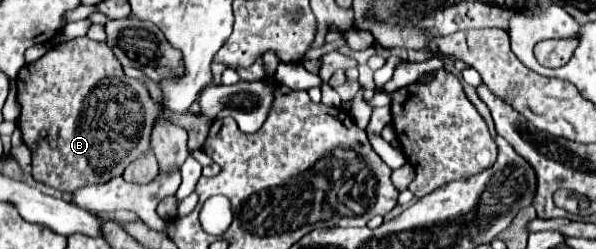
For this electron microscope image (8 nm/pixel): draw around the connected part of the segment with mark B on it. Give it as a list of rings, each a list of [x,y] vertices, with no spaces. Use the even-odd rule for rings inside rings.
[[[87,36],[69,40],[65,44],[53,46],[45,56],[41,56],[33,64],[25,64],[17,76],[17,98],[21,104],[19,128],[23,132],[23,140],[27,146],[33,148],[33,178],[53,186],[63,192],[75,192],[77,188],[107,182],[113,176],[123,174],[123,170],[139,158],[143,152],[151,150],[151,130],[157,118],[170,117],[169,120],[187,130],[189,134],[189,150],[199,150],[207,140],[211,120],[195,114],[173,114],[163,112],[153,101],[147,86],[141,80],[129,78],[123,72],[119,60],[111,54],[105,42],[89,40]],[[47,130],[47,138],[39,140],[39,132]]]

